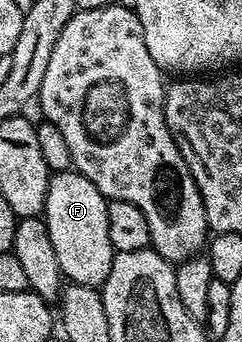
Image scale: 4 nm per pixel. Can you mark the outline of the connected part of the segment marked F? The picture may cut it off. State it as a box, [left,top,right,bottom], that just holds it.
[44,171,115,287]

